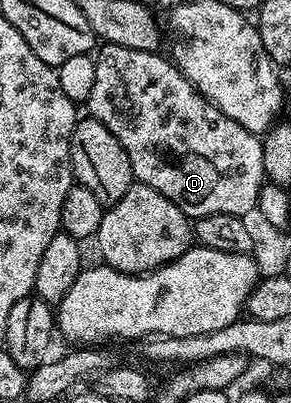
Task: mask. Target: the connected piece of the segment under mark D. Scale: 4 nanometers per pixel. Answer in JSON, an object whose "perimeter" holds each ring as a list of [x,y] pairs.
{"perimeter":[[[103,43],[102,46],[98,48],[97,54],[95,55],[97,77],[93,80],[93,93],[89,93],[85,104],[86,110],[91,110],[88,111],[90,118],[101,121],[101,125],[105,125],[105,129],[109,129],[109,133],[113,133],[113,137],[117,137],[117,141],[121,141],[121,149],[125,149],[125,153],[129,157],[132,176],[134,176],[138,182],[149,185],[153,189],[157,189],[157,193],[169,197],[169,201],[173,201],[173,205],[177,205],[177,209],[181,209],[181,213],[185,213],[188,219],[194,221],[206,215],[212,215],[213,213],[229,213],[230,215],[247,217],[250,211],[252,214],[252,212],[258,208],[259,194],[265,182],[263,162],[261,161],[261,149],[263,148],[262,138],[255,135],[249,129],[245,129],[245,125],[237,125],[237,121],[233,121],[233,117],[225,117],[225,113],[221,113],[221,109],[217,109],[217,105],[213,105],[207,100],[205,96],[175,68],[170,58],[163,56],[162,59],[161,56],[162,54],[153,51],[125,49],[125,45]]]}

